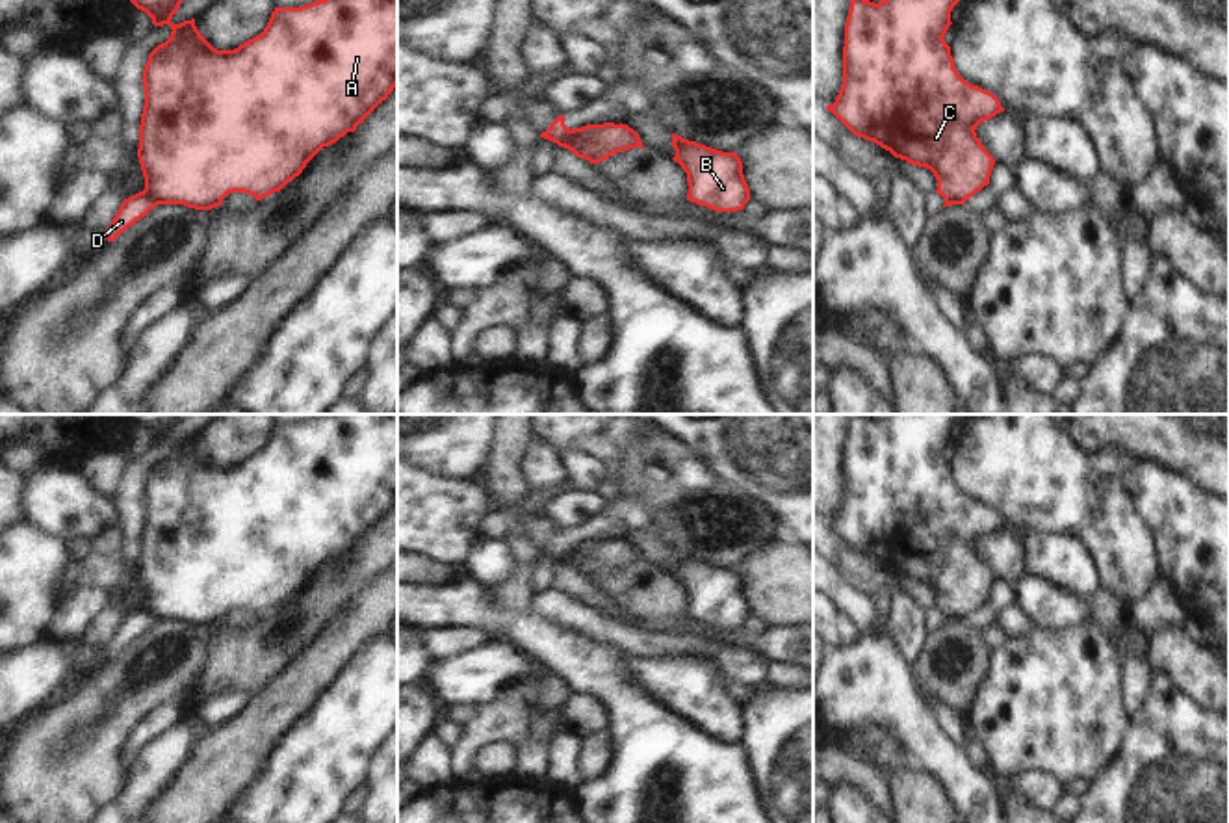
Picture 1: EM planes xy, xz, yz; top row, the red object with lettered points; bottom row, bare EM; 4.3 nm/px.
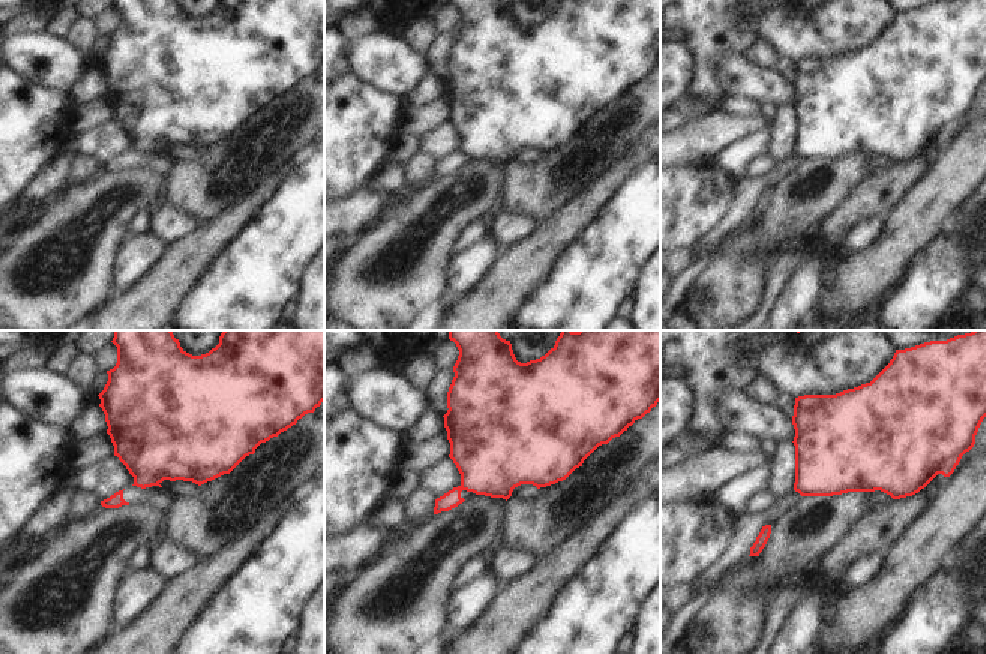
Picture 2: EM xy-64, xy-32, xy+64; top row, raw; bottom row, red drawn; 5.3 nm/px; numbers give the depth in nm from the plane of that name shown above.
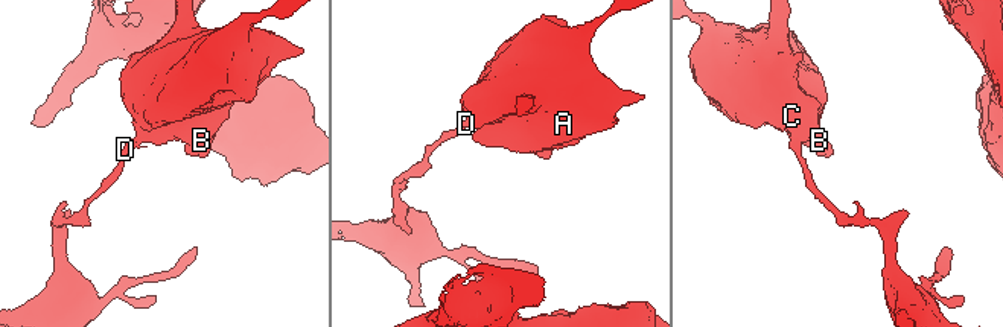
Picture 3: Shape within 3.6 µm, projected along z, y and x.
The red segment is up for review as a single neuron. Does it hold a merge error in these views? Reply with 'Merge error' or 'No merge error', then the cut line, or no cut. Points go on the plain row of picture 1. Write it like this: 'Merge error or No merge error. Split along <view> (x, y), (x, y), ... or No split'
Merge error. Split along xy (143, 606), (158, 619)

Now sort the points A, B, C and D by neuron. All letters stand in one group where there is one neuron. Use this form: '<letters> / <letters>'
A B C / D

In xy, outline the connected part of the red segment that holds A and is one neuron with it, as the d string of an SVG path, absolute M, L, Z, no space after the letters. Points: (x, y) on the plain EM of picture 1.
M130 414L145 427L154 442L171 442L171 453L158 461L143 485L145 522L139 541L137 574L145 593L145 606L158 621L184 621L195 626L212 626L223 621L228 609L241 607L256 617L280 607L288 598L303 589L306 580L323 565L336 559L347 548L355 548L360 539L382 518L397 502L397 414L323 414L301 424L275 424L264 448L234 466L213 464L197 446L195 435L173 440L184 414Z

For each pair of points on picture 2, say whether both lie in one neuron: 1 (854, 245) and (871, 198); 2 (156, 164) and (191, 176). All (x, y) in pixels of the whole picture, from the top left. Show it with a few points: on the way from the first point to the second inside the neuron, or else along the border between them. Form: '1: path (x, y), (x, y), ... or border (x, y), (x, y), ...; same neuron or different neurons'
1: border (884, 216), (859, 221), (838, 245); different neurons
2: border (176, 161), (164, 179); different neurons

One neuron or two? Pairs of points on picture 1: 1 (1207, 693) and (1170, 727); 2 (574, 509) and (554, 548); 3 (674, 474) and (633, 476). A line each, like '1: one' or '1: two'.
1: two
2: two
3: one

